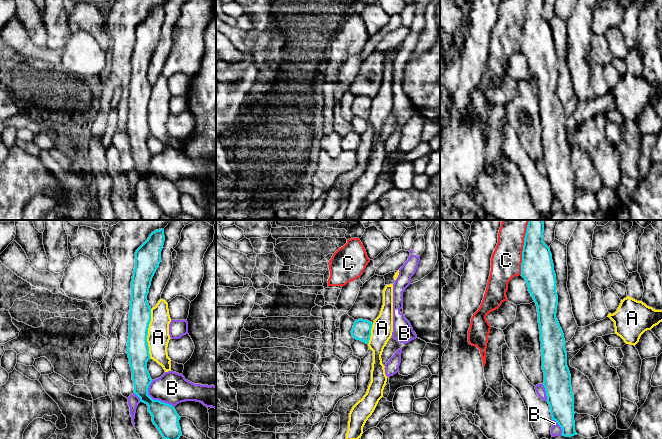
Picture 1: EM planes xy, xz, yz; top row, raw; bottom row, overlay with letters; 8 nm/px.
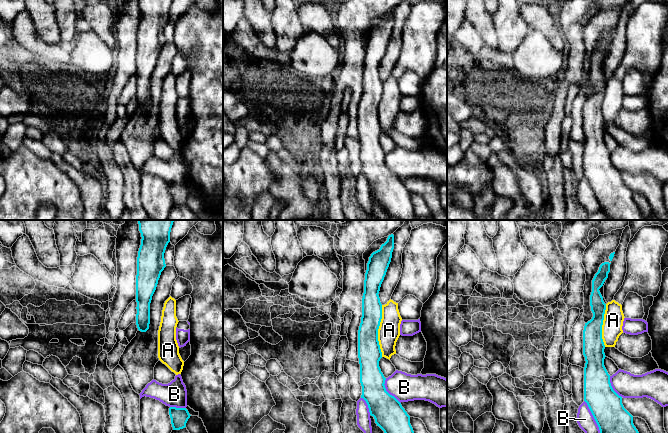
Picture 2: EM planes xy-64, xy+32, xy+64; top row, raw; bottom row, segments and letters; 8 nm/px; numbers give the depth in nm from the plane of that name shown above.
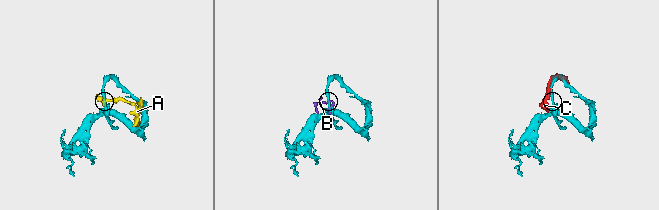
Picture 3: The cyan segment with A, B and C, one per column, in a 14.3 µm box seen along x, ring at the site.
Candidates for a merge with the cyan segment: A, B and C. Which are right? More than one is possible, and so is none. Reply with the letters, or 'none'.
none

